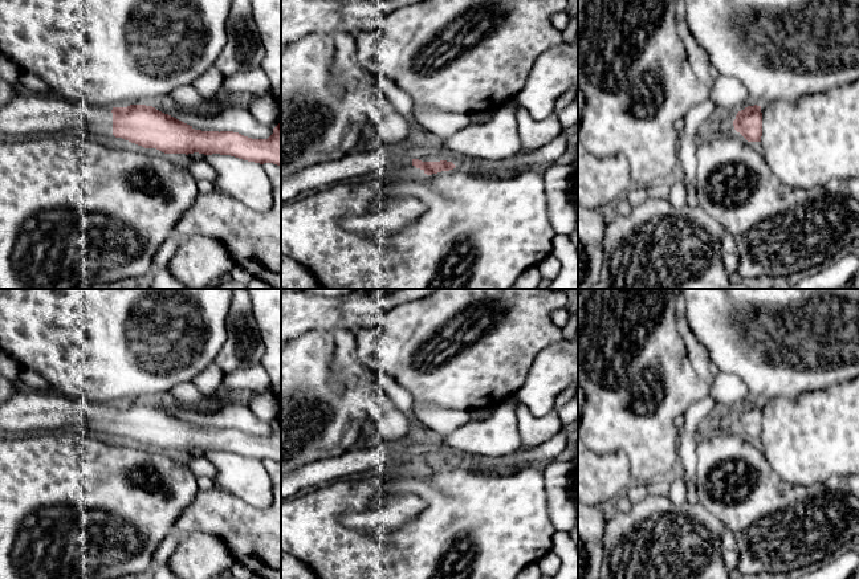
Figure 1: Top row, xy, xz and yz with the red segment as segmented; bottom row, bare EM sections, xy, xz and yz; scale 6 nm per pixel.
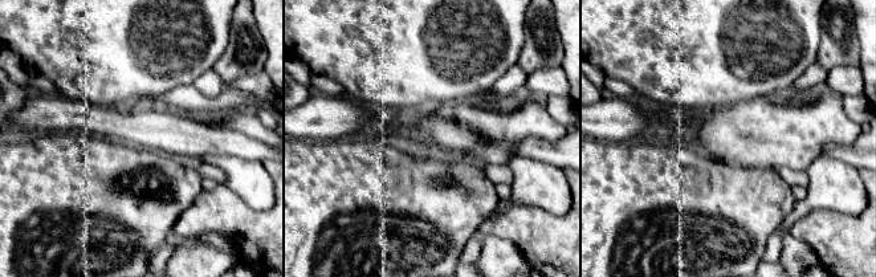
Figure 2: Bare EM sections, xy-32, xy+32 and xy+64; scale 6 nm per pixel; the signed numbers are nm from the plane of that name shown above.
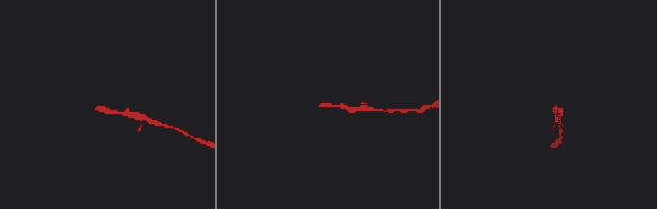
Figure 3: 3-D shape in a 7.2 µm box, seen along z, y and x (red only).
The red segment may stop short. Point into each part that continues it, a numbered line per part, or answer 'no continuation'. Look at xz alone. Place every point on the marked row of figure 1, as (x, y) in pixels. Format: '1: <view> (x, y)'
1: xz (378, 160)

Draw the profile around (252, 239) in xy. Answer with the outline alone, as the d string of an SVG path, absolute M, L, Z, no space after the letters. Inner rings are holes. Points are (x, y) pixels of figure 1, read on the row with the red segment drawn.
M264 163L262 167L273 192L273 204L268 211L252 211L235 197L213 188L209 193L198 195L192 207L175 224L172 236L179 238L192 235L211 237L225 248L236 269L247 270L273 289L281 289L281 166Z

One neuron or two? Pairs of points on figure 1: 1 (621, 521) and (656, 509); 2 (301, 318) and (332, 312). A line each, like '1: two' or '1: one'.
1: one
2: one

